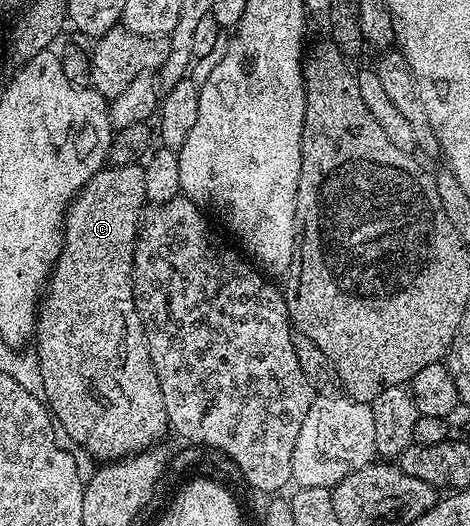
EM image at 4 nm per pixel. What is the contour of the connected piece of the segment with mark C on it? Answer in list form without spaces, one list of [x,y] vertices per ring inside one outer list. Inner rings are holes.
[[[143,164],[105,167],[93,175],[64,215],[64,246],[52,268],[36,319],[34,352],[40,360],[42,383],[46,383],[46,404],[59,428],[72,433],[73,439],[100,463],[153,448],[163,442],[164,432],[170,429],[132,286],[136,237],[147,201]]]

